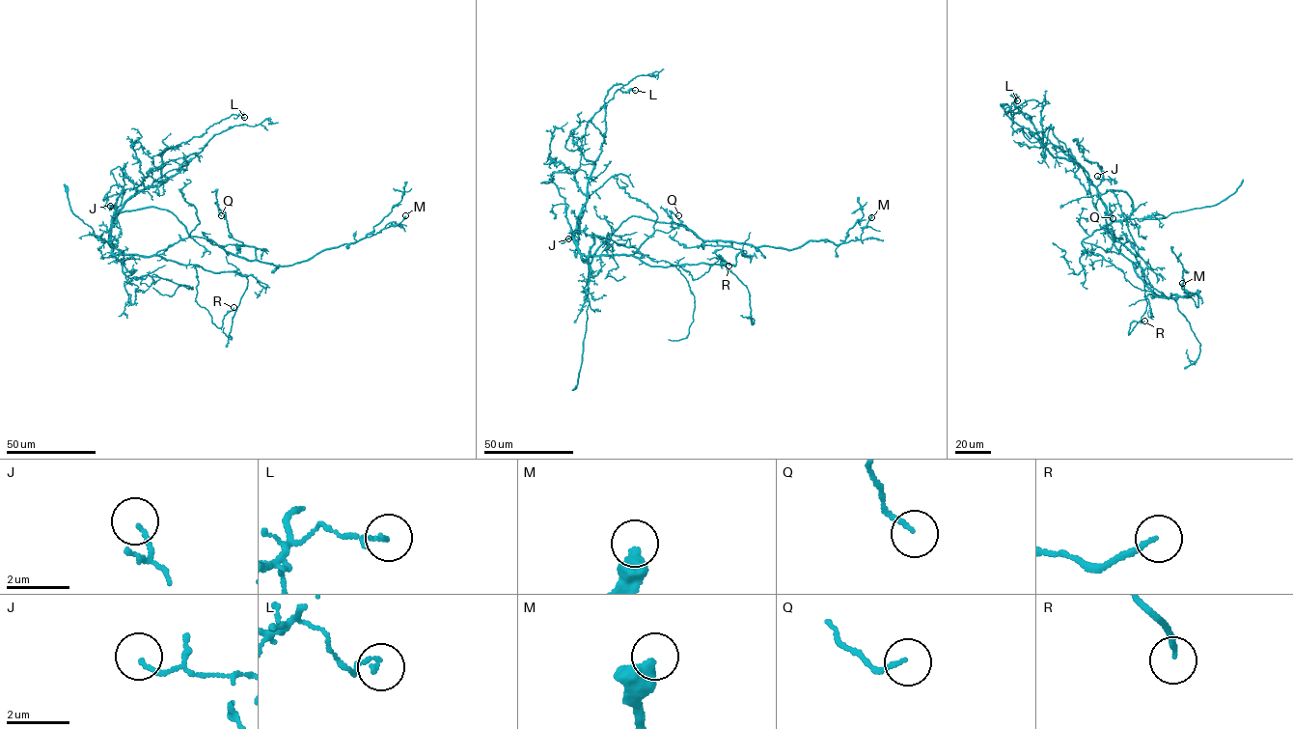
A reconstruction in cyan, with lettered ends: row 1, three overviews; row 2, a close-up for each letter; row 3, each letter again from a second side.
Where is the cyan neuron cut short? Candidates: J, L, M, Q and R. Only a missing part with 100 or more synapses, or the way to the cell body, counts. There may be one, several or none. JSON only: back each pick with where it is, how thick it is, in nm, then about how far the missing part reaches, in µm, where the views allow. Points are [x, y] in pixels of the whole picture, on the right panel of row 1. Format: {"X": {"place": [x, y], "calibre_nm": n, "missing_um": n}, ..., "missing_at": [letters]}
{"missing_at": []}

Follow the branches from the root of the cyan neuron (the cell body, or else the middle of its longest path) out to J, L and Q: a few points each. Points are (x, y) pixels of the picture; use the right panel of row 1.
J: (1114, 189), (1124, 191), (1132, 201), (1132, 212), (1125, 219), (1110, 218), (1098, 194), (1097, 176)
L: (1114, 189), (1132, 201), (1125, 219), (1110, 218), (1079, 164), (1050, 153), (1010, 95), (1017, 100)
Q: (1114, 189), (1095, 203), (1100, 225), (1140, 277), (1147, 266), (1118, 203), (1109, 208), (1113, 218)

